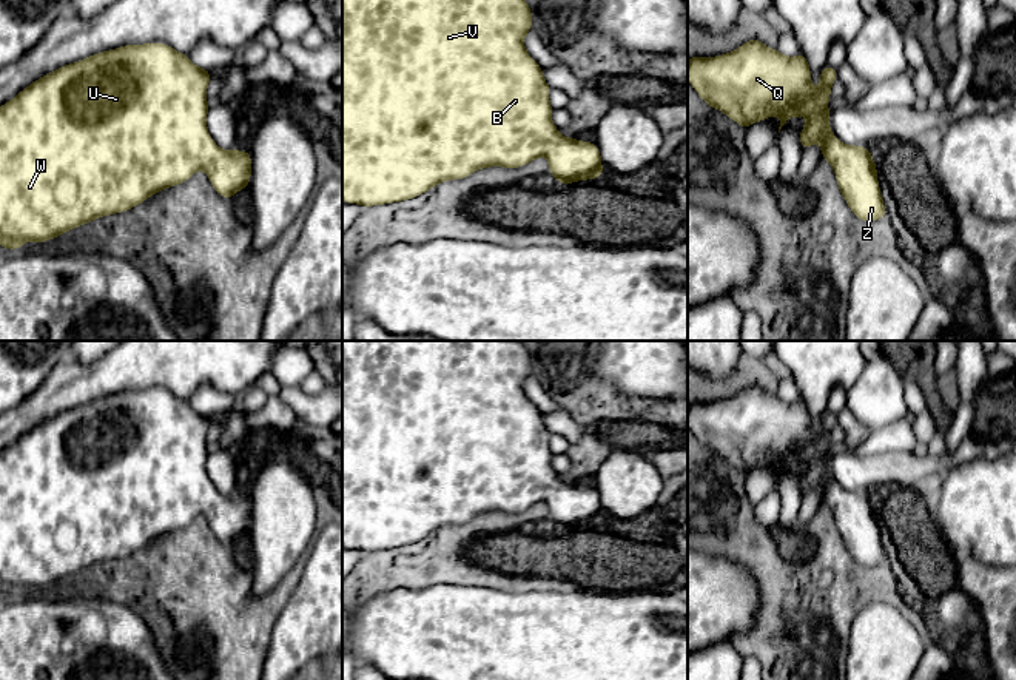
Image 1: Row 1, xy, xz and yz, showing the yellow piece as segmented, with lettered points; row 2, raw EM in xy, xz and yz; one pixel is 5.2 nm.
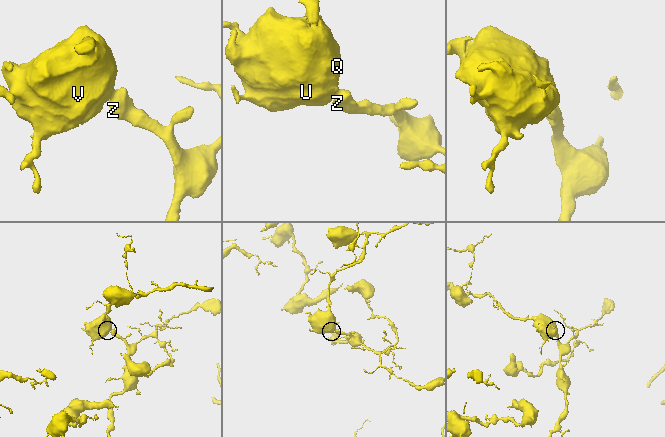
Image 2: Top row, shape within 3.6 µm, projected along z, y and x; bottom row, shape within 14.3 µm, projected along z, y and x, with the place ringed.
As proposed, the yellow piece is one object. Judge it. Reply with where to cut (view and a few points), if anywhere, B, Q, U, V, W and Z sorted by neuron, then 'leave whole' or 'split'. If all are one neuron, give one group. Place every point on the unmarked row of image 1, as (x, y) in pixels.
cut none; groups B Q U V W Z; leave whole

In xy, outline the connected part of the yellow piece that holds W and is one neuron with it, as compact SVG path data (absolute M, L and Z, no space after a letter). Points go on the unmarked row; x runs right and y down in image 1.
M167 389L125 390L116 395L102 396L85 402L80 407L68 409L22 435L14 444L0 452L0 591L6 595L19 595L25 587L48 587L68 575L82 572L99 563L130 557L145 547L150 541L179 529L187 527L196 517L204 515L213 535L225 544L250 532L251 500L250 495L220 495L211 484L207 473L207 432L211 419L196 412L185 398L179 398Z

